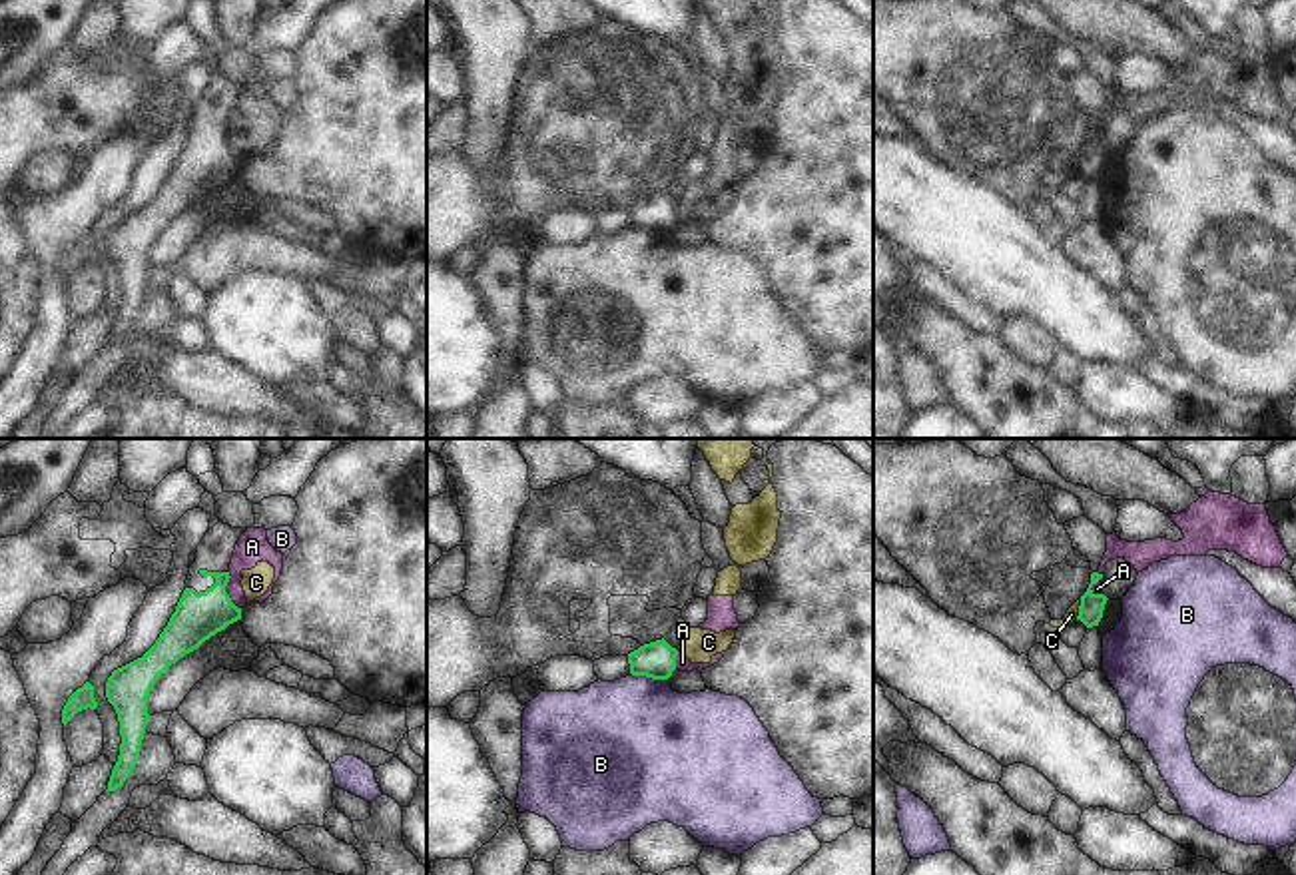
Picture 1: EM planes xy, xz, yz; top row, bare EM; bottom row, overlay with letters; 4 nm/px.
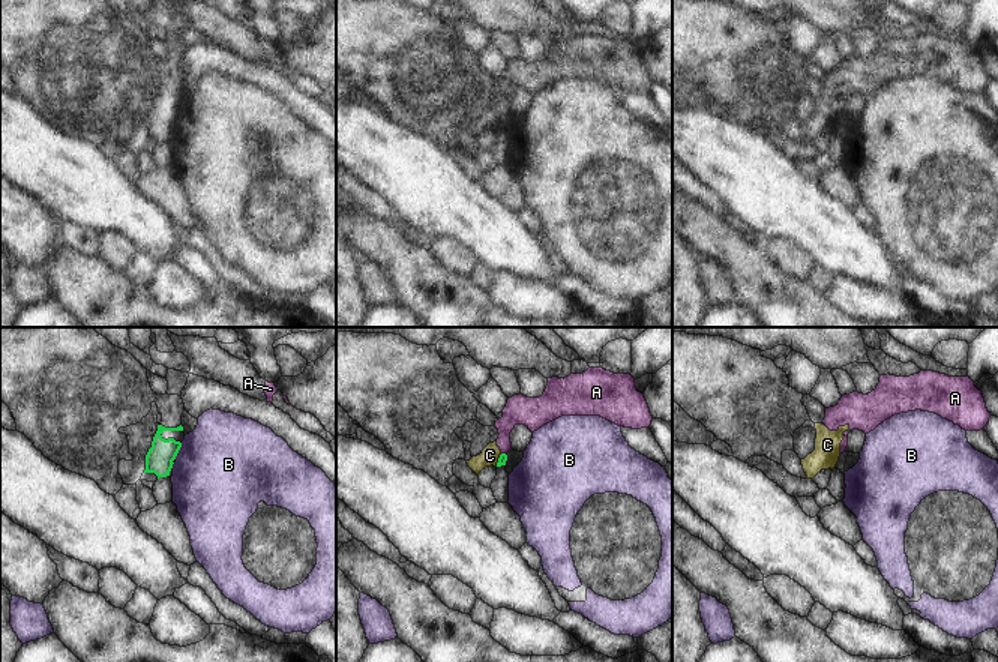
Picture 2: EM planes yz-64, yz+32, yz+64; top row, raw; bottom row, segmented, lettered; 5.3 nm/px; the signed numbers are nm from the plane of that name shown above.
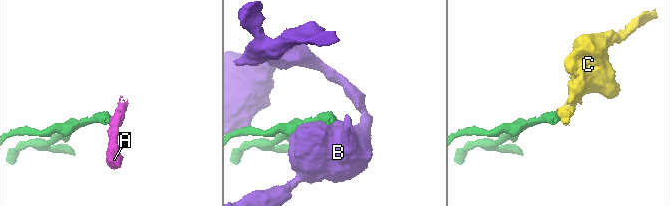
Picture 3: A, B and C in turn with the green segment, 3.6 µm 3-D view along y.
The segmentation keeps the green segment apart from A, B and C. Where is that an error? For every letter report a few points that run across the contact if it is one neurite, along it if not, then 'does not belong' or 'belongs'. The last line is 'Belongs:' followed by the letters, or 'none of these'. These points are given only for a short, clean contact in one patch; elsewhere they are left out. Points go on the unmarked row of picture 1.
A: line xy (228, 124), (226, 146), (240, 162); does not belong
B: does not belong
C: line yz (1081, 152), (1075, 172); does not belong
Belongs: none of these

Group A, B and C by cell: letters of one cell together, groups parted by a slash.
A C / B

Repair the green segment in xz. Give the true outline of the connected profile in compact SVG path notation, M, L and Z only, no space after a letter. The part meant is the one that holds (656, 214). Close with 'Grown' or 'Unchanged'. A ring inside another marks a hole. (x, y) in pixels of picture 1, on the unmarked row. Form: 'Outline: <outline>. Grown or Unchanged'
Outline: M664 191L644 197L628 207L630 227L652 233L668 233L676 223L676 209L678 203L672 201Z. Unchanged.

